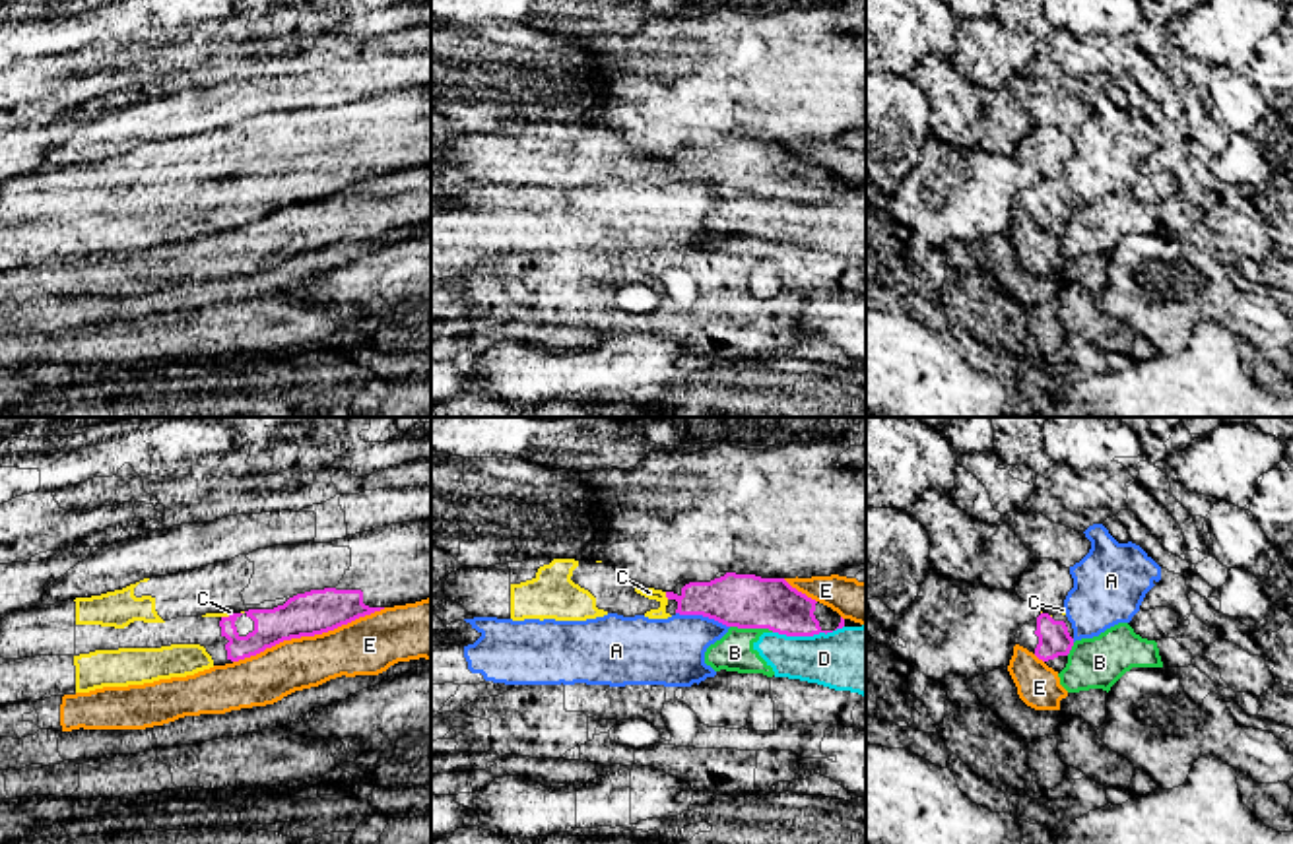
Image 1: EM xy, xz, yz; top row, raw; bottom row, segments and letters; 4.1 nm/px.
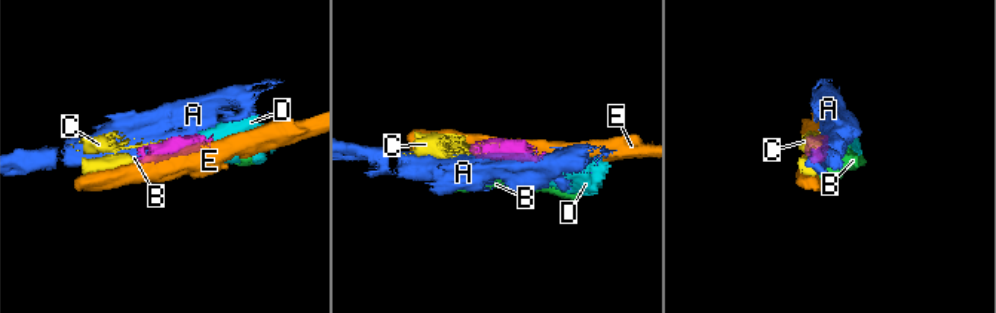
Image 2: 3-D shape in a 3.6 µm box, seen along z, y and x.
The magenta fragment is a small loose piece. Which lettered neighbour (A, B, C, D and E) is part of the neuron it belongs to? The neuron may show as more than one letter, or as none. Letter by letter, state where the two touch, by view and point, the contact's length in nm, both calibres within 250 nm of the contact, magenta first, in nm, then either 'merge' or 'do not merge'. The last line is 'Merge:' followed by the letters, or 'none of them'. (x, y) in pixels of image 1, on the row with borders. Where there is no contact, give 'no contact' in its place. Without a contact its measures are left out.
A: xz (703, 616) | 240 nm | 220/280 nm | do not merge
B: xz (752, 627) | 190 nm | 220/160 nm | do not merge
C: xz (666, 596) | 40 nm | 190/50 nm | merge
D: xz (808, 635) | 300 nm | 220/280 nm | do not merge
E: xy (309, 635) | 650 nm | 180/240 nm | do not merge
Merge: C

